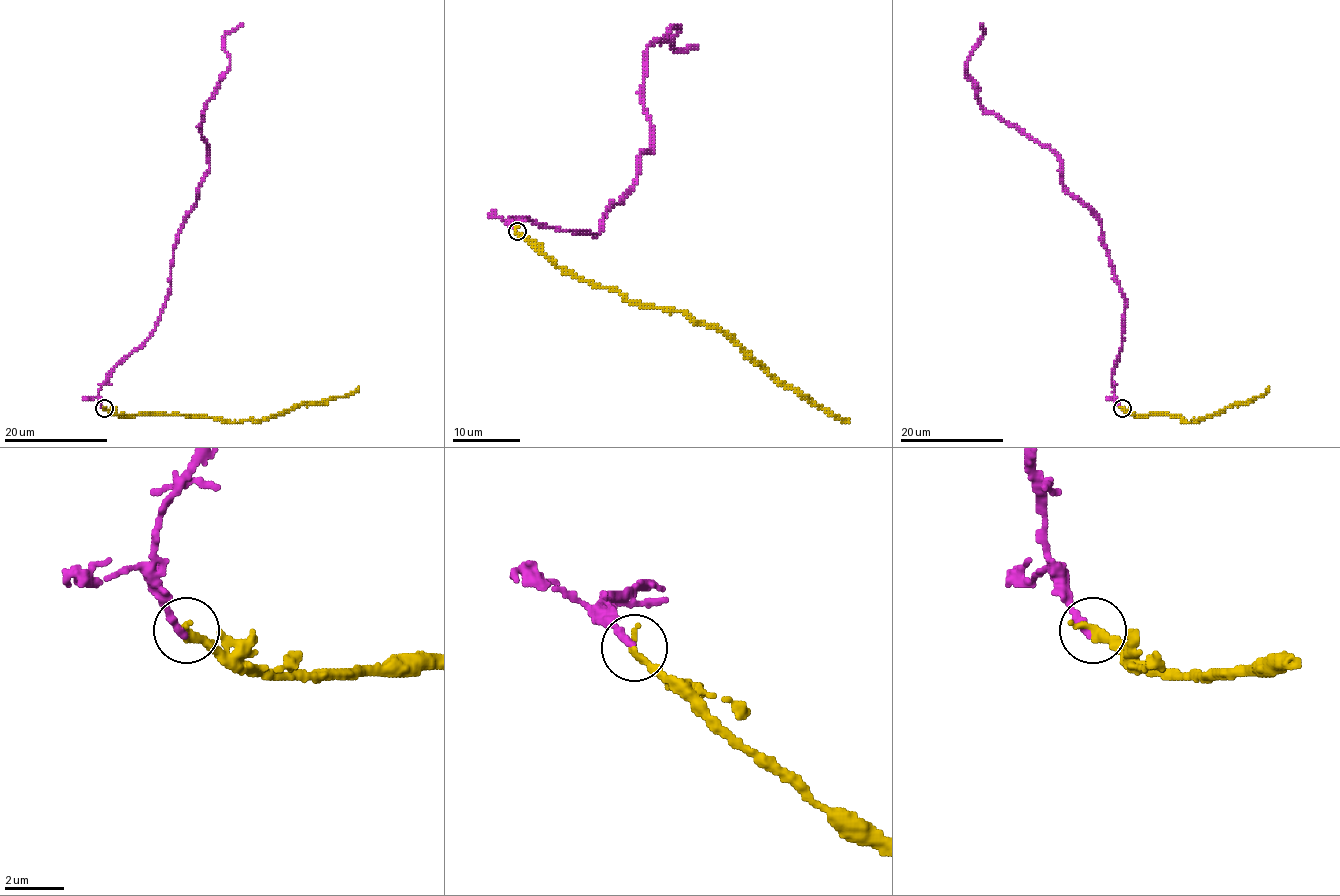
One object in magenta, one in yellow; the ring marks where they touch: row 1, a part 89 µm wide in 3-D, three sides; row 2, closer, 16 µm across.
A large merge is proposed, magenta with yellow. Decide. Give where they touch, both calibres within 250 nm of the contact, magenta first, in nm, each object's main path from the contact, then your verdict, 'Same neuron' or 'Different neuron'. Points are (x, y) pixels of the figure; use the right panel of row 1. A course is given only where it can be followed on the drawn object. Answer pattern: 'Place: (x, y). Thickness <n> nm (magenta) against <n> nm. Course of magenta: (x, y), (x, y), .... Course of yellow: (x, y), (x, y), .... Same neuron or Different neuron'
Place: (1122, 408). Thickness 320 nm (magenta) against 360 nm. Course of magenta: (1121, 408), (1112, 369), (1124, 298), (1100, 221), (1063, 184), (1050, 149), (979, 104), (966, 57), (981, 24). Course of yellow: (1122, 408), (1134, 415), (1174, 414), (1184, 422), (1198, 421), (1216, 415), (1233, 405), (1247, 404), (1269, 387). Same neuron

